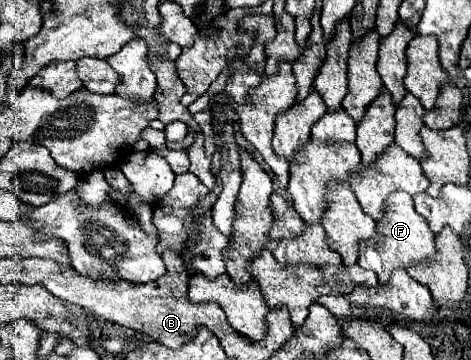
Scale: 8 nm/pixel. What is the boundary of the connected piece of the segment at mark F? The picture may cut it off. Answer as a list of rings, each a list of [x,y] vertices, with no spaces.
[[[396,192],[386,200],[386,216],[376,224],[376,228],[378,228],[378,238],[374,242],[368,240],[366,244],[360,246],[358,264],[364,270],[376,272],[380,284],[390,282],[390,276],[394,270],[398,270],[398,268],[408,270],[408,268],[420,266],[420,264],[432,260],[436,254],[434,234],[430,232],[426,218],[416,214],[414,200],[406,192]]]

